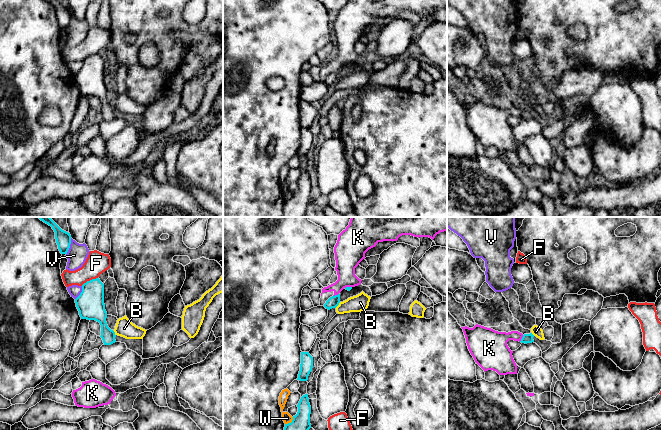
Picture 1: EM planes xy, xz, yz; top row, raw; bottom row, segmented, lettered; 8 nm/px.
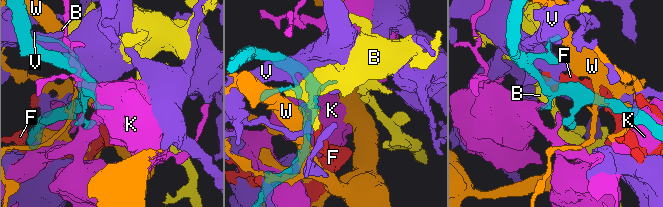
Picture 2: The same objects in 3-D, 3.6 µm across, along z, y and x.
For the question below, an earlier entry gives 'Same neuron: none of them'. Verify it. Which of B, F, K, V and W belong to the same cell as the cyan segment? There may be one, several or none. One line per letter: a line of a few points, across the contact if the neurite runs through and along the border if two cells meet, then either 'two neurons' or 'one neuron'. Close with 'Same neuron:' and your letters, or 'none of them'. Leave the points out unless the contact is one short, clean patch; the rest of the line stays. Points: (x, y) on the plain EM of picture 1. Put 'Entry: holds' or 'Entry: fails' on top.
Entry: holds
B: line xz (340, 78), (335, 83); two neurons
F: two neurons
K: two neurons
V: two neurons
W: two neurons
Same neuron: none of them

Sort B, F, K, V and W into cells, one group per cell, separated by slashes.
B / F / K / V / W

